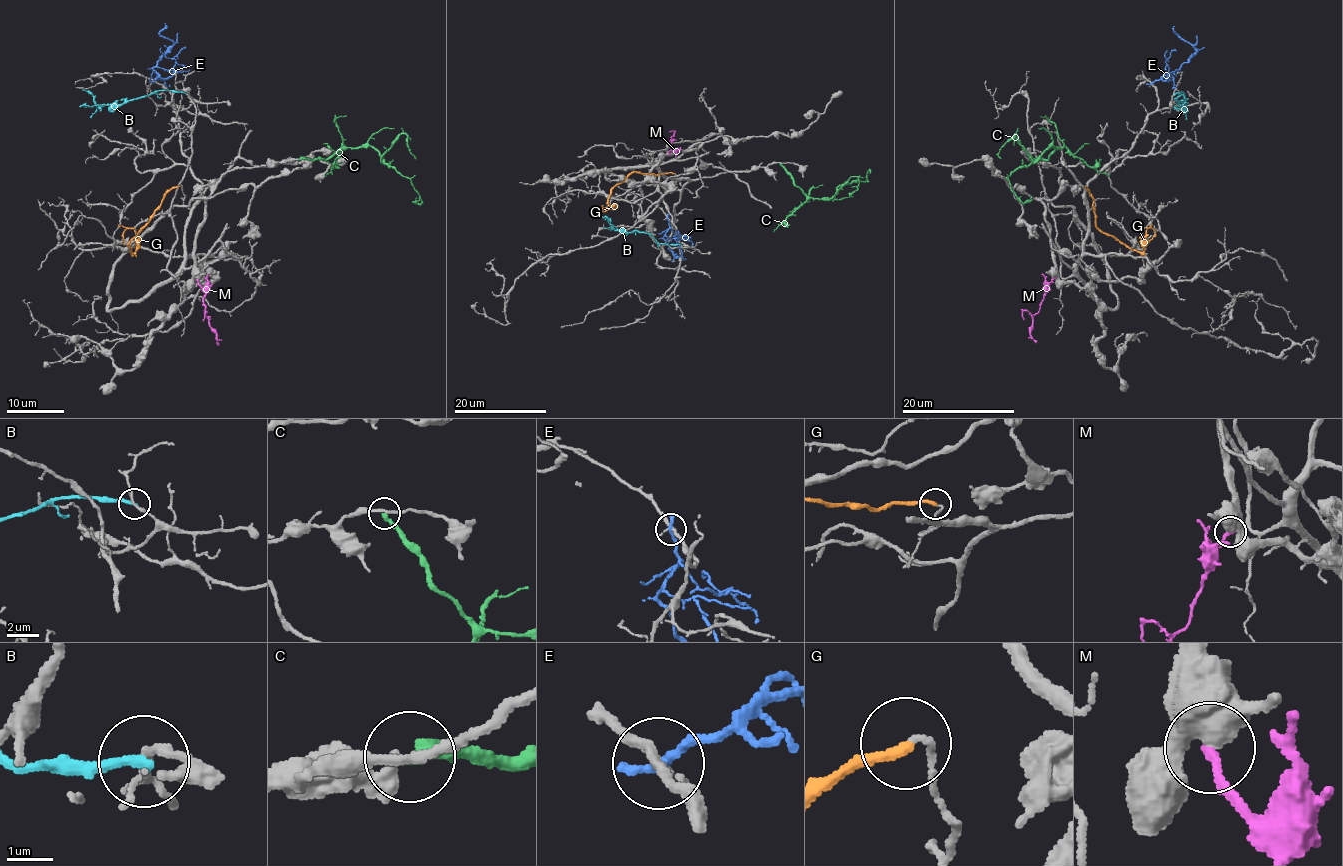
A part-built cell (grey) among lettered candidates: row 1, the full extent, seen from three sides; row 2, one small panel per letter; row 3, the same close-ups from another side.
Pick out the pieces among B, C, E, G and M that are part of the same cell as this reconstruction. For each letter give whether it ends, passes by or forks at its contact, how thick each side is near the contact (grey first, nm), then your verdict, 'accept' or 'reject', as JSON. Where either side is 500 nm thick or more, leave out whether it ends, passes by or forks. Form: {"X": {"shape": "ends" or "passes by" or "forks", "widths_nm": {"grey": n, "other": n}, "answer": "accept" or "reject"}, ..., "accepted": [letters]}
{"B": {"shape": "ends", "widths_nm": {"grey": 130, "other": 200}, "answer": "reject"}, "C": {"shape": "ends", "widths_nm": {"grey": 200, "other": 280}, "answer": "reject"}, "E": {"shape": "ends", "widths_nm": {"grey": 220, "other": 240}, "answer": "reject"}, "G": {"shape": "ends", "widths_nm": {"grey": 110, "other": 220}, "answer": "reject"}, "M": {"shape": "ends", "widths_nm": {"grey": 480, "other": 220}, "answer": "reject"}, "accepted": []}

